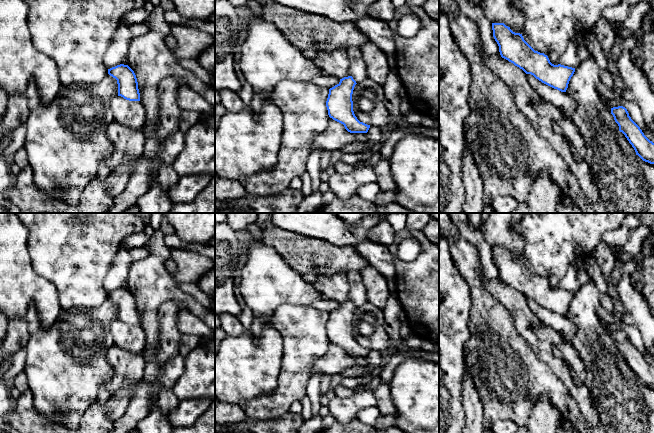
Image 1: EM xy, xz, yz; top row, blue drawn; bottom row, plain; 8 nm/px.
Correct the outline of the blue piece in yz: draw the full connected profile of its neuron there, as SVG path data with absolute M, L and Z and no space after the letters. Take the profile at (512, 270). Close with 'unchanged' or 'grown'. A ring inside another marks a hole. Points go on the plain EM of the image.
M492 247L493 261L499 270L502 282L533 299L542 307L566 316L575 292L561 288L554 289L547 279L535 275L523 262L504 247Z; unchanged

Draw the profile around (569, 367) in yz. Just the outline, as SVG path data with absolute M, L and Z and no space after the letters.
M483 273L482 279L486 290L510 312L518 333L531 346L538 358L545 362L566 386L571 399L578 405L582 415L593 432L607 433L605 425L599 418L597 408L594 406L590 389L586 385L585 363L575 348L565 343L557 331L544 325L535 316L528 306L527 298L522 293L501 280L487 279Z

